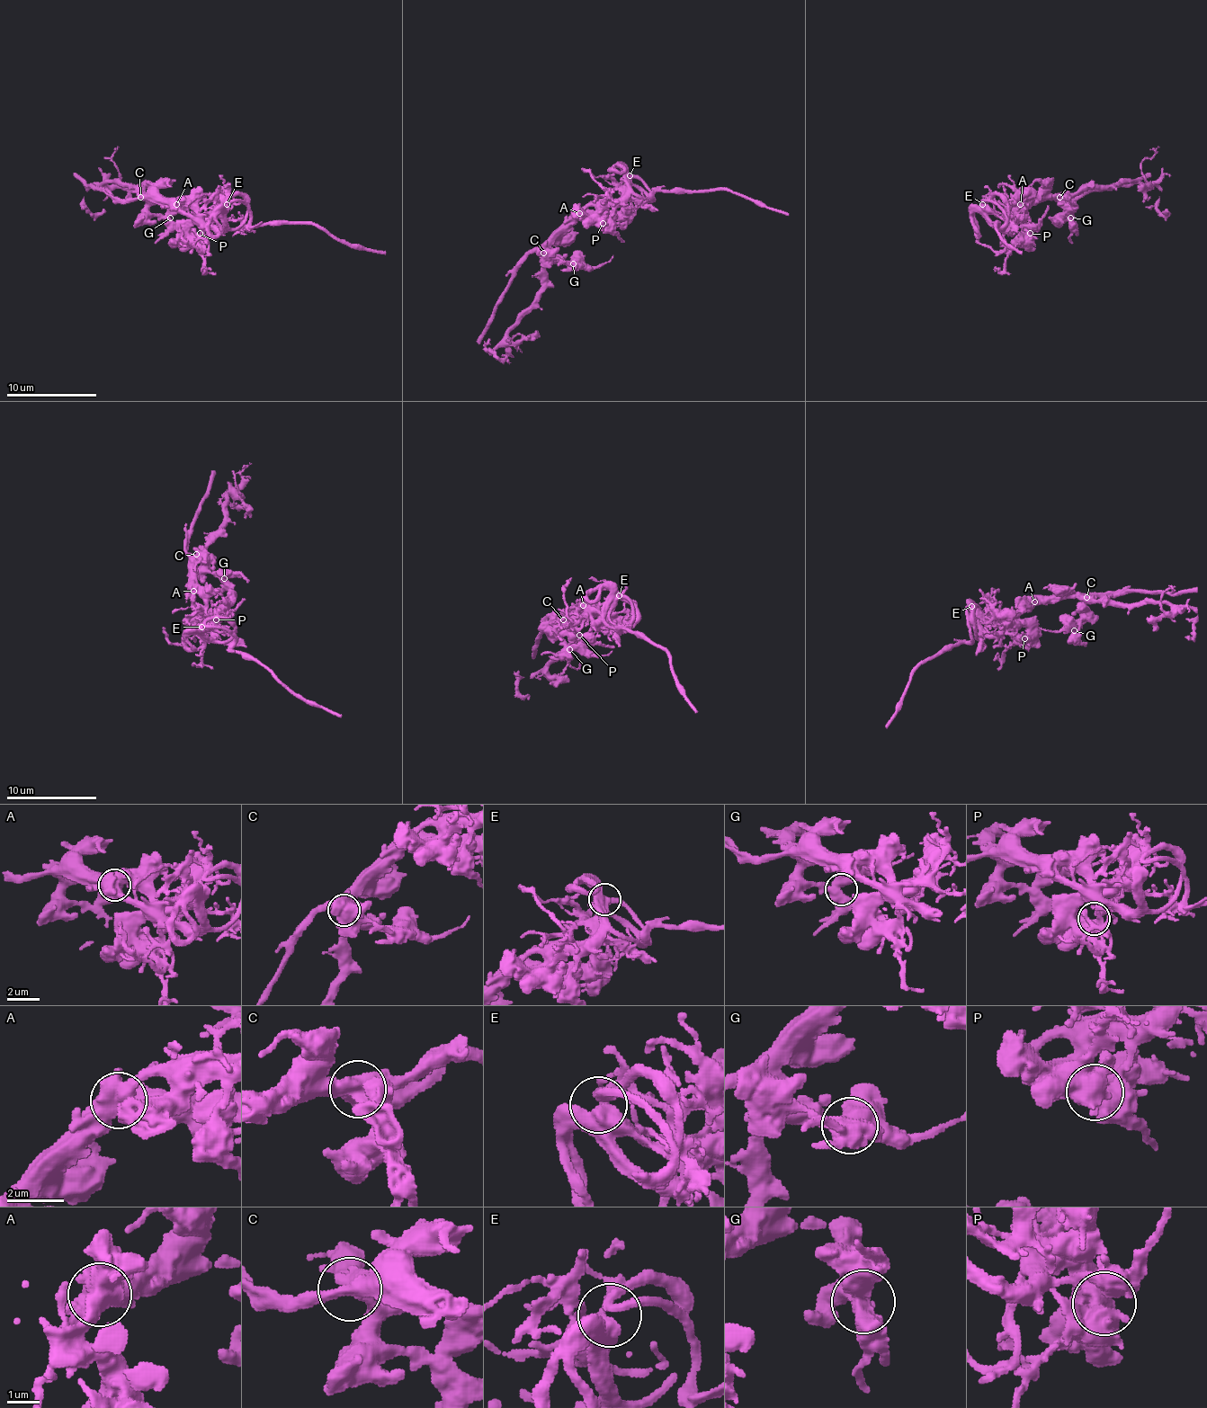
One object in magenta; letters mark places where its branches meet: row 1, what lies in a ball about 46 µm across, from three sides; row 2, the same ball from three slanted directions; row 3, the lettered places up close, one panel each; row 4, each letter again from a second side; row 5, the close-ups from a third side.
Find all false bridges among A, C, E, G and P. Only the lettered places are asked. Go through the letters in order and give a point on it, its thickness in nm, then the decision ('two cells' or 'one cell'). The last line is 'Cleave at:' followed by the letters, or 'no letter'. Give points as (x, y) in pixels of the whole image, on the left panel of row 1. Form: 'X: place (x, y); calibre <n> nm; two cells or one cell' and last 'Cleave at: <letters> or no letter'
A: place (176, 204); calibre 600 nm; one cell
C: place (140, 197); calibre 480 nm; one cell
E: place (227, 204); calibre 480 nm; one cell
G: place (170, 218); calibre 550 nm; one cell
P: place (200, 233); calibre 600 nm; one cell
Cleave at: no letter

